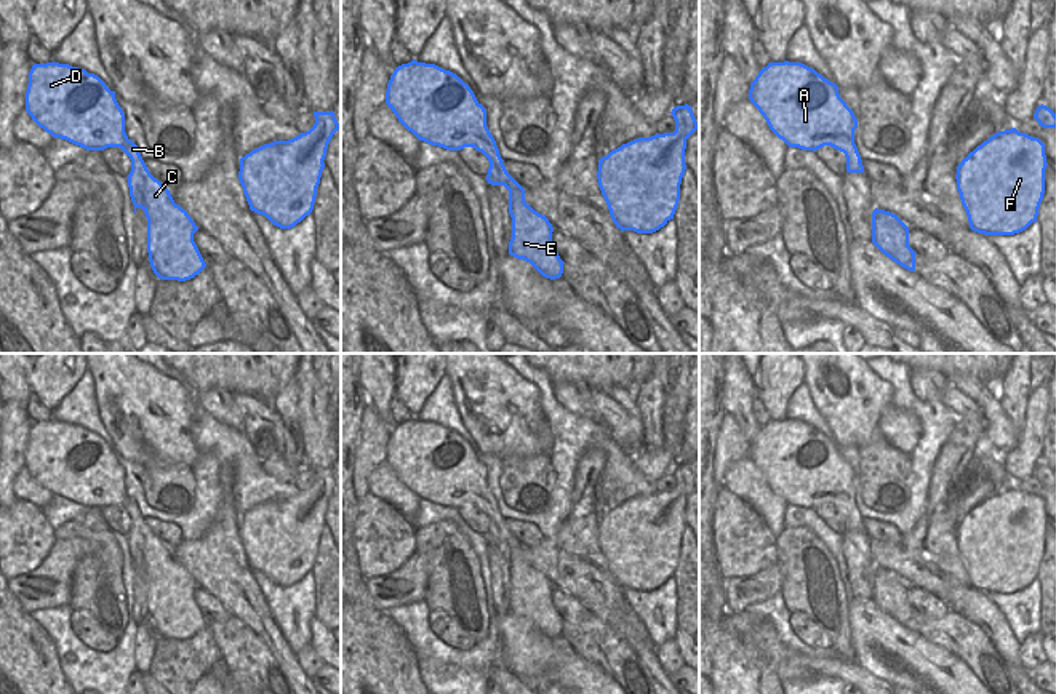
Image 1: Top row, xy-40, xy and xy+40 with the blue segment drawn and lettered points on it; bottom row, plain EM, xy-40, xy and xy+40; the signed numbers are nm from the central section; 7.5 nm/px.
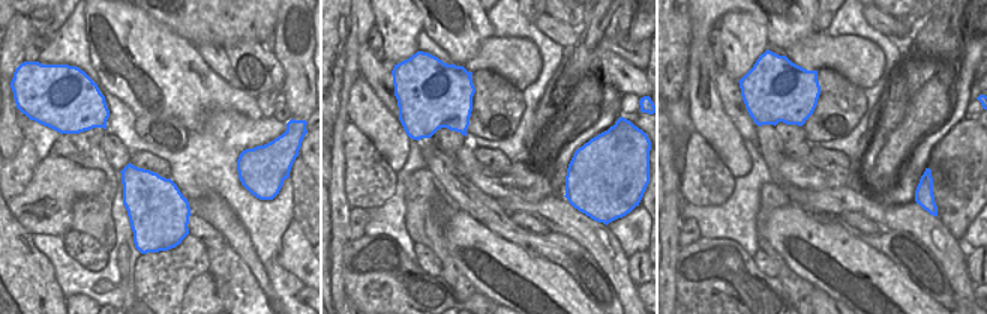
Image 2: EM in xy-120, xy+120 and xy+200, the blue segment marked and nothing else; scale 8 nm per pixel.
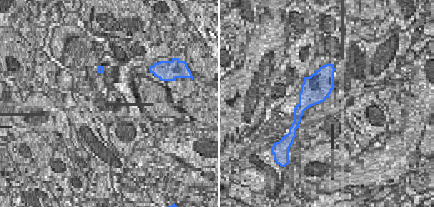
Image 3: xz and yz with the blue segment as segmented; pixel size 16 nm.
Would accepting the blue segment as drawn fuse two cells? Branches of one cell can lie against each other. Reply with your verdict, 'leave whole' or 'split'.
leave whole

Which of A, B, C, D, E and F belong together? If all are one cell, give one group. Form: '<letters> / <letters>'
A B C D E F

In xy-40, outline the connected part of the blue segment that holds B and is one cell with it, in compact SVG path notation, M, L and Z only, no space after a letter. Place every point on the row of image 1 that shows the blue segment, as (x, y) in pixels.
M34 64L26 110L53 138L86 150L120 147L130 157L130 197L134 214L141 208L147 217L149 262L158 278L186 281L206 267L194 241L198 227L147 170L138 146L125 133L125 114L115 91L98 75L69 64Z

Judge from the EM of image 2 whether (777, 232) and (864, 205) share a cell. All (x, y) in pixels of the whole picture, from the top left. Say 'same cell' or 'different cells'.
different cells

